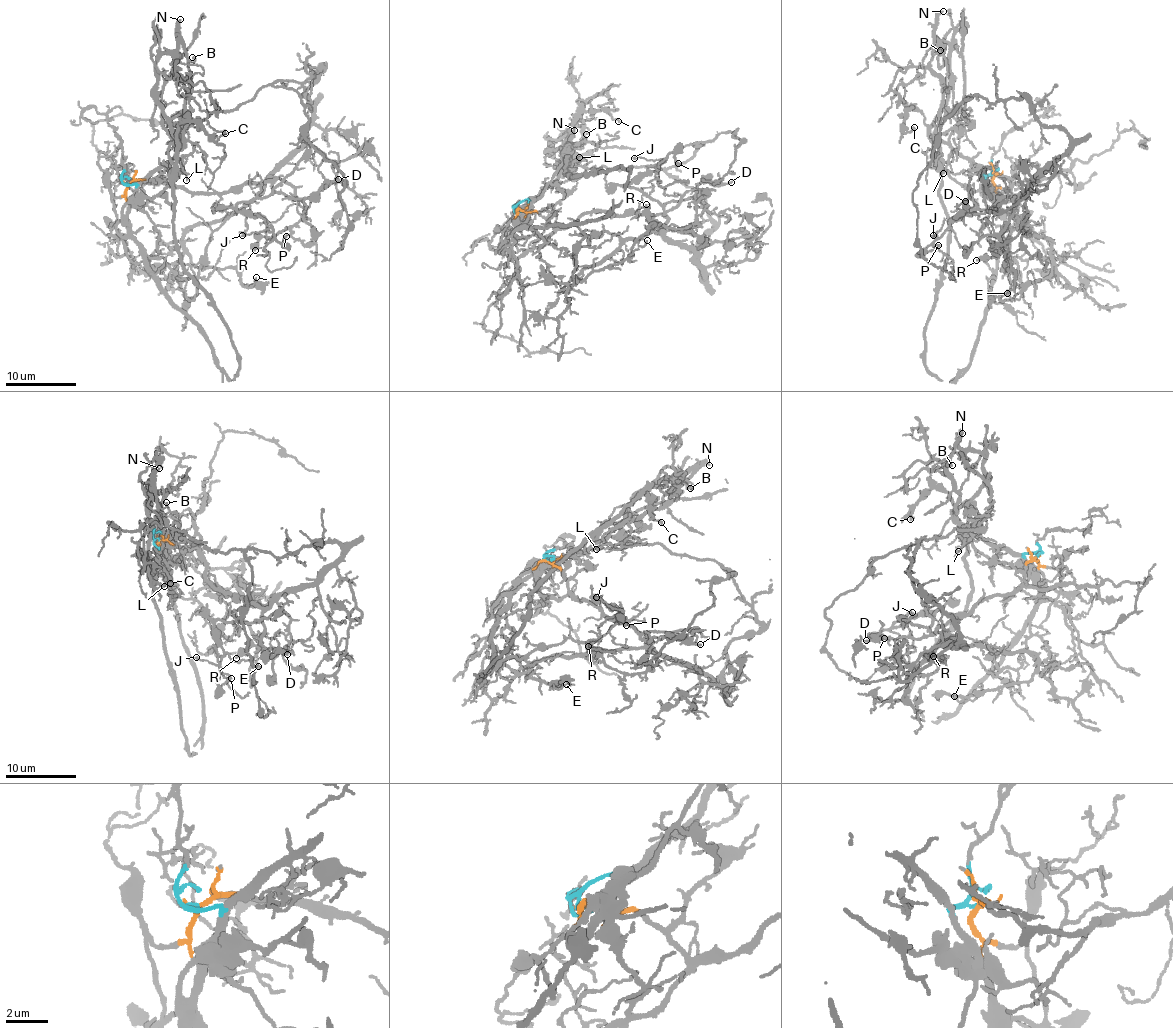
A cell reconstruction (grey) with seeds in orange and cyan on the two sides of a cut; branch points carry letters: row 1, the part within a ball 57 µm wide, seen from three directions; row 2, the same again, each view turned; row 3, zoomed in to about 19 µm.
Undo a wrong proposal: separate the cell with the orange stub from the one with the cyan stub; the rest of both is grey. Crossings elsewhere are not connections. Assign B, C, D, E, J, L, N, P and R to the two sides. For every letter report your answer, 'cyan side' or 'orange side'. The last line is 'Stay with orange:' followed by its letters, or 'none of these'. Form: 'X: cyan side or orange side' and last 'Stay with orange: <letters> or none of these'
B: cyan side
C: cyan side
D: orange side
E: orange side
J: orange side
L: cyan side
N: cyan side
P: orange side
R: orange side
Stay with orange: D, E, J, P, R

